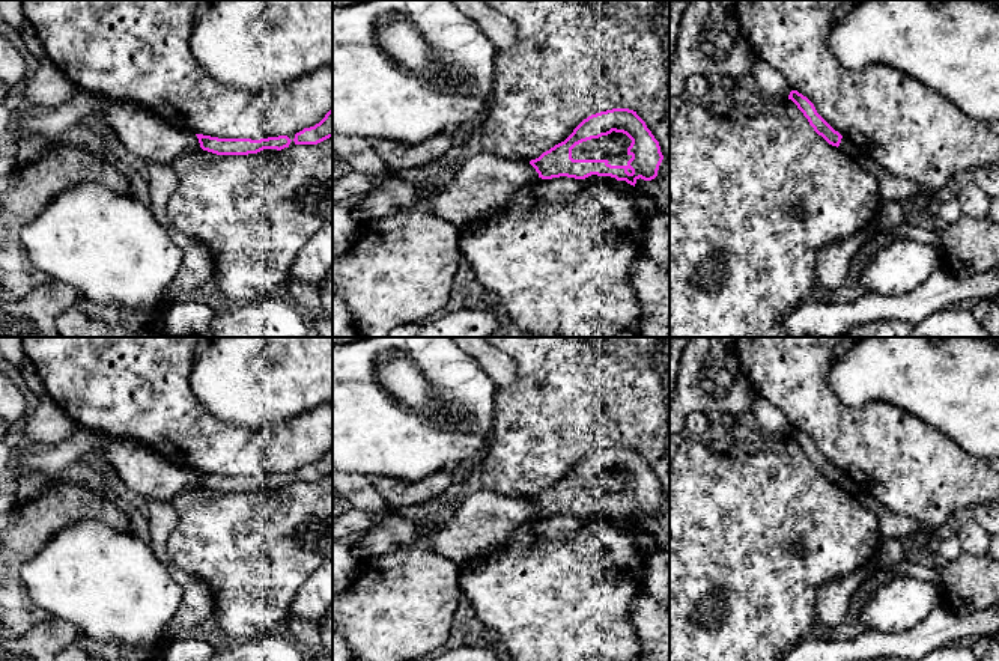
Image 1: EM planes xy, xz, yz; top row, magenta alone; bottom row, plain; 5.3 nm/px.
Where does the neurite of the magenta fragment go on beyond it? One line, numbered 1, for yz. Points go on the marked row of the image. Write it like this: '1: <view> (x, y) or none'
1: none

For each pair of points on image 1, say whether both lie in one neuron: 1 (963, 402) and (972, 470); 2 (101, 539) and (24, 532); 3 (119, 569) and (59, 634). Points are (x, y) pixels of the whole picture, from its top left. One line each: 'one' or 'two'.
1: two
2: two
3: two

